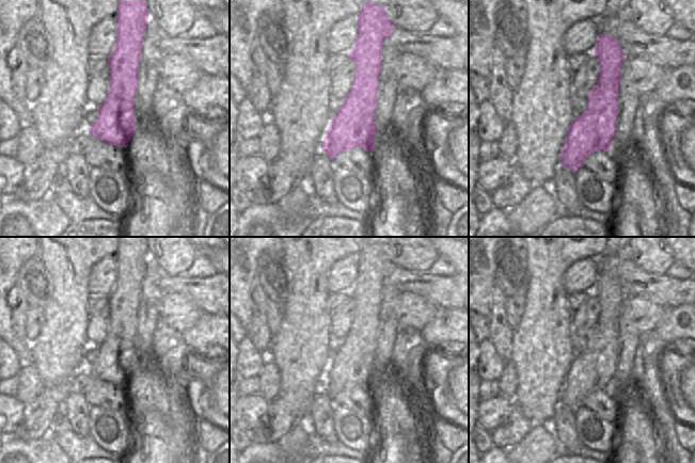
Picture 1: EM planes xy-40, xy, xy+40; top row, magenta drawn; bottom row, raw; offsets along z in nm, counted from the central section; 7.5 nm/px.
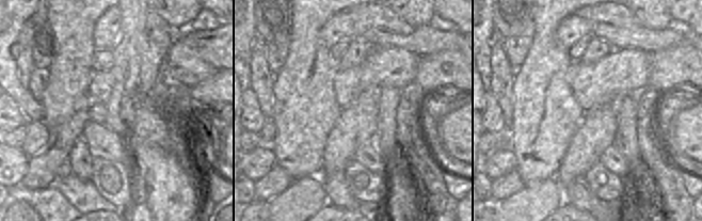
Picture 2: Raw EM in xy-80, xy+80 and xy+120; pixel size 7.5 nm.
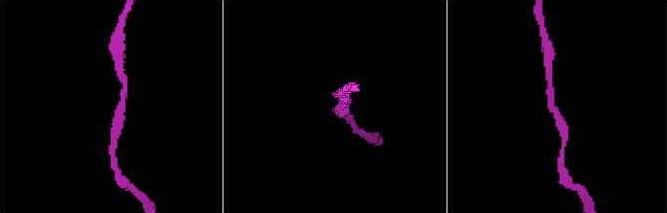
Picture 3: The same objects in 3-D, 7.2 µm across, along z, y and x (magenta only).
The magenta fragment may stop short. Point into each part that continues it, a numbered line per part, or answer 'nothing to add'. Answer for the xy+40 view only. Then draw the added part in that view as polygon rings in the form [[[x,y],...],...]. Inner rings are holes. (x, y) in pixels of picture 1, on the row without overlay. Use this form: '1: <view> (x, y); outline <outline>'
nothing to add

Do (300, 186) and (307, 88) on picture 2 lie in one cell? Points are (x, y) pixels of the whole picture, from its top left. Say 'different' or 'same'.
different

